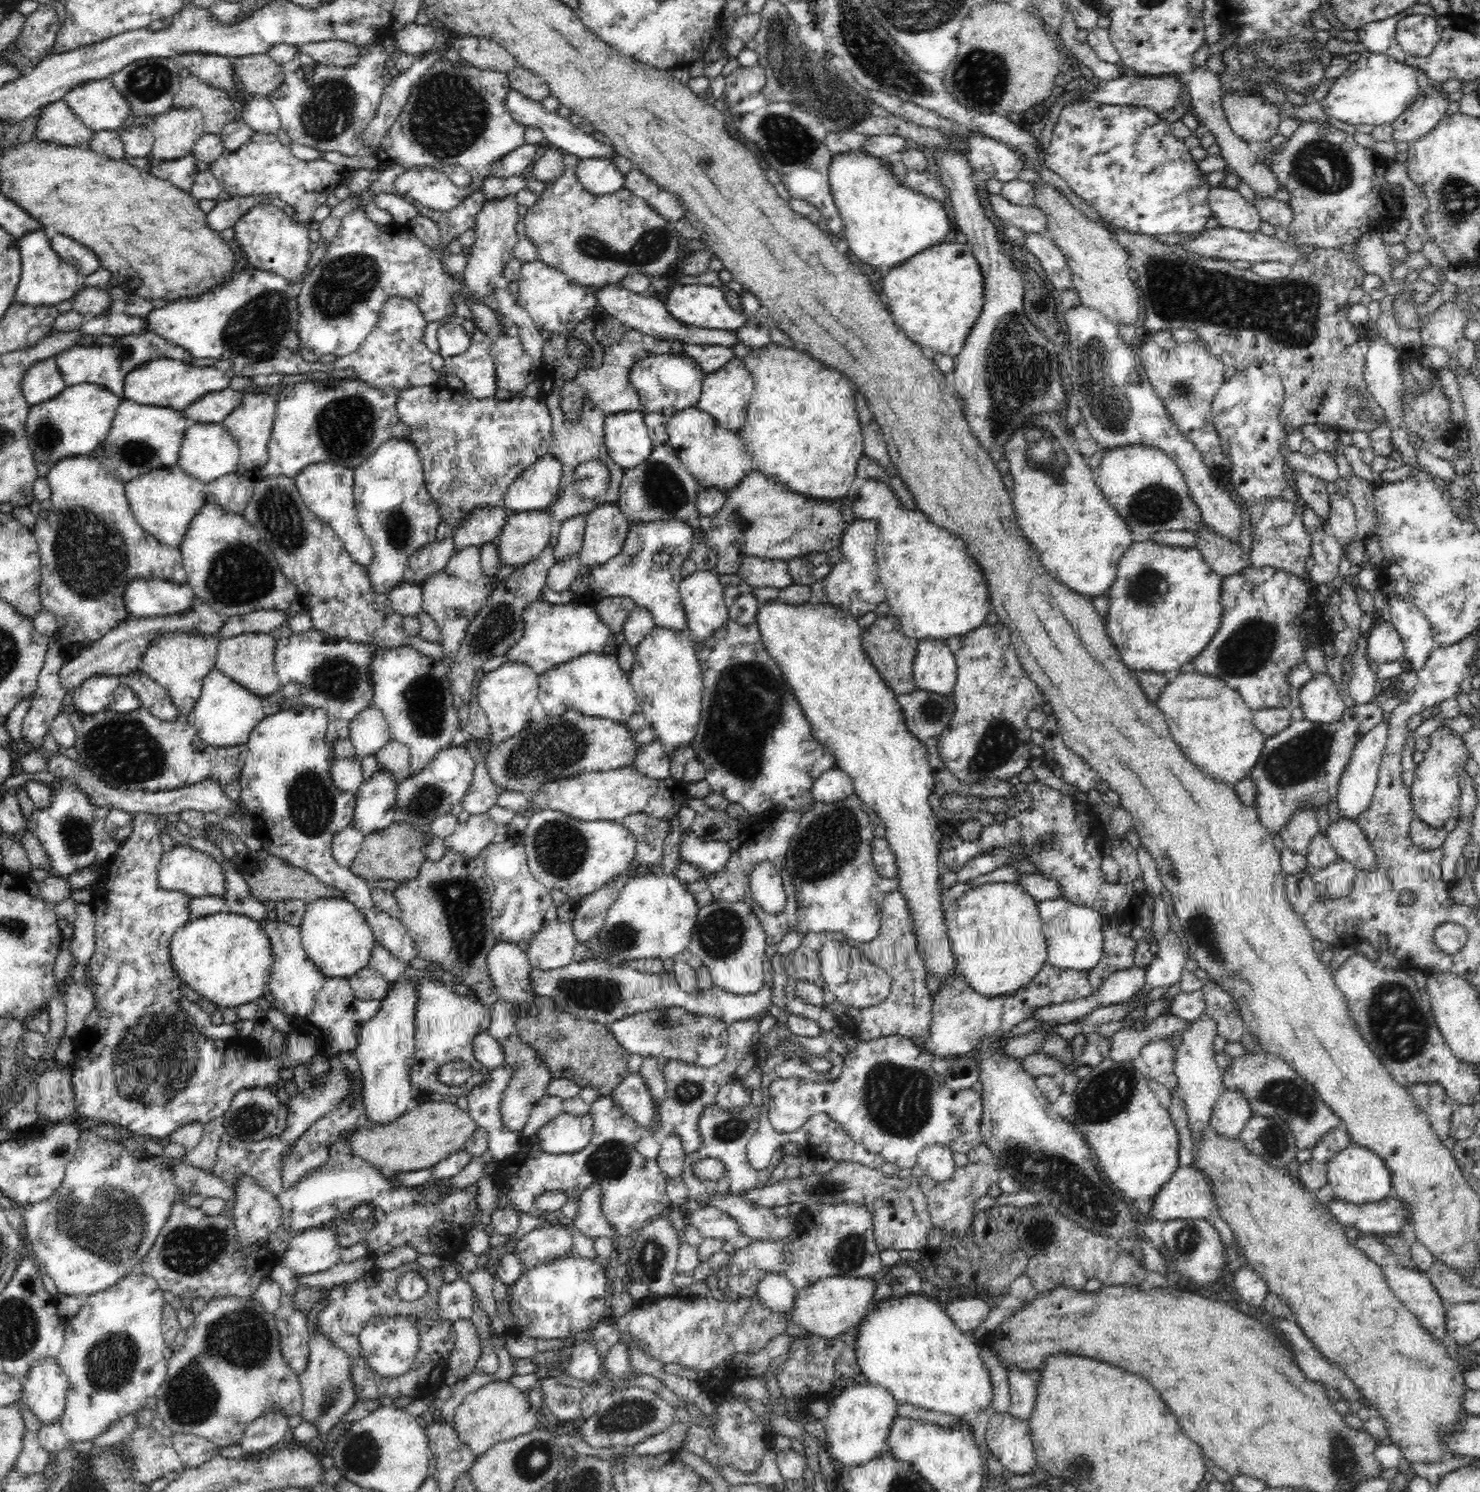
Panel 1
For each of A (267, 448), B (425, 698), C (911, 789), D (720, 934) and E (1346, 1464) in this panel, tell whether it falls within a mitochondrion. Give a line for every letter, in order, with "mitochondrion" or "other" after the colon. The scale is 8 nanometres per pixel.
A: other
B: mitochondrion
C: other
D: mitochondrion
E: mitochondrion

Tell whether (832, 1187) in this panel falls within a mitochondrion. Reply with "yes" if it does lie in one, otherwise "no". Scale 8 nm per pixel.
yes

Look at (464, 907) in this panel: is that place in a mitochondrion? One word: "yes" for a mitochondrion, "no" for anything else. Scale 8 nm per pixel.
yes

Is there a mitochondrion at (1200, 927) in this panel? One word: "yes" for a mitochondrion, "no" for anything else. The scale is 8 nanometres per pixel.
yes

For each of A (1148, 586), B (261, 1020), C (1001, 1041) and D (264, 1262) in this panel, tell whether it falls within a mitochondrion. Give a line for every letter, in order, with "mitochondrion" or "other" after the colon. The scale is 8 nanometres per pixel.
A: mitochondrion
B: other
C: other
D: other

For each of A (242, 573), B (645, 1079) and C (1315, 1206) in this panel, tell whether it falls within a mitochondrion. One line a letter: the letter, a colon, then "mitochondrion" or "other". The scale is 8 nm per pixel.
A: mitochondrion
B: other
C: other

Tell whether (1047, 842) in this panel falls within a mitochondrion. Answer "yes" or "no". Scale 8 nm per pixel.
yes

